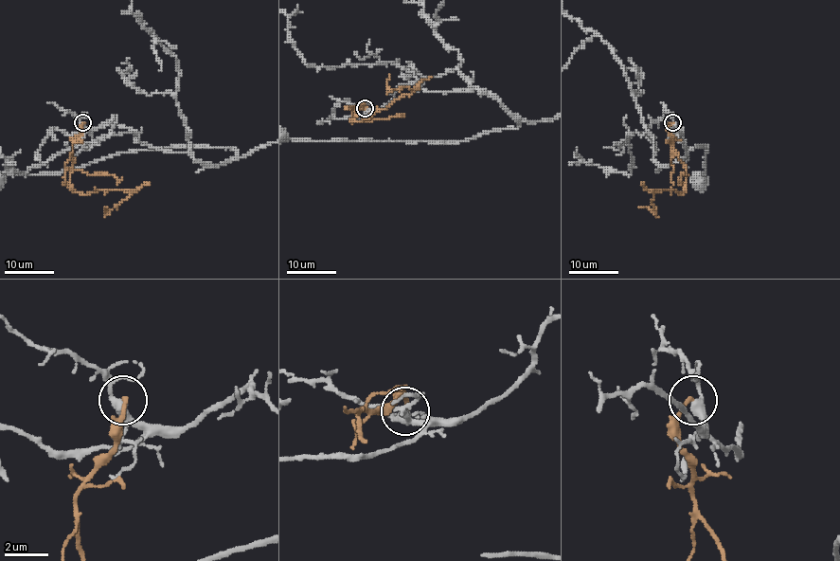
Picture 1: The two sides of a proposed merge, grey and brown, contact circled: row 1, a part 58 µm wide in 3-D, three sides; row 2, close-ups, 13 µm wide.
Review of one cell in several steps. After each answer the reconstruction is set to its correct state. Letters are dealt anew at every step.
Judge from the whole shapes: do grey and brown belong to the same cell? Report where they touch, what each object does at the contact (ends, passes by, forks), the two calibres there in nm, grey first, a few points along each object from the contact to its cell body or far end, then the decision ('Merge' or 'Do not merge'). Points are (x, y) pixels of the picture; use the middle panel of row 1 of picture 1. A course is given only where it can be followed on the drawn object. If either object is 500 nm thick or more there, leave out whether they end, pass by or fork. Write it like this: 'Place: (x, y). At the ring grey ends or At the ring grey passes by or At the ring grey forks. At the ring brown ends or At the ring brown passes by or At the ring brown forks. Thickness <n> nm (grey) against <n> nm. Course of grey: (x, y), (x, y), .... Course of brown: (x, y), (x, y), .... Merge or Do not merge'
Place: (365, 108). At the ring grey passes by. At the ring brown ends. Thickness 360 nm (grey) against 180 nm. Course of grey: (365, 108), (380, 110), (402, 84), (419, 82), (427, 91), (483, 90), (520, 124), (461, 141). Course of brown: (365, 108), (354, 108), (354, 122), (412, 91), (389, 88), (389, 75). Do not merge

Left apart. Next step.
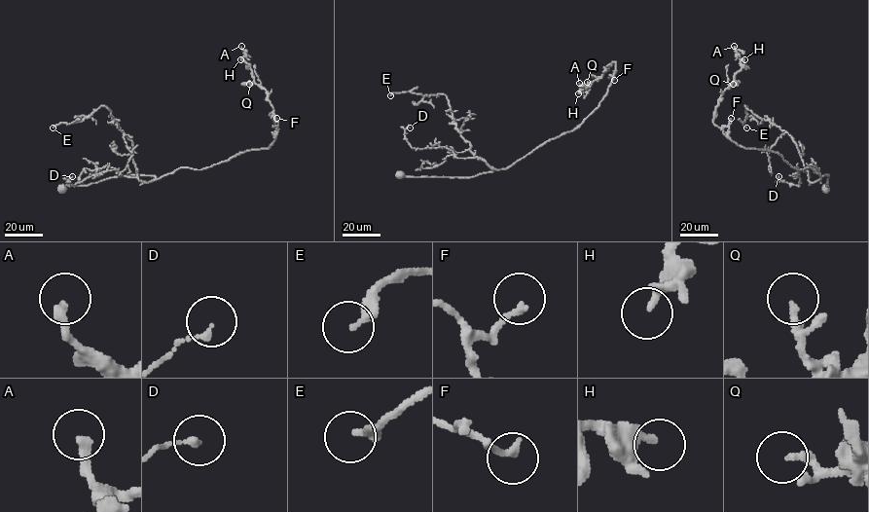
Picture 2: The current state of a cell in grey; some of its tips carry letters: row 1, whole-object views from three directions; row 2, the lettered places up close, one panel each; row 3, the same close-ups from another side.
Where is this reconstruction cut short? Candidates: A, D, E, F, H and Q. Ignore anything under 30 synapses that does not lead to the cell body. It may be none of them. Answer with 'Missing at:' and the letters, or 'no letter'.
Missing at: A, E

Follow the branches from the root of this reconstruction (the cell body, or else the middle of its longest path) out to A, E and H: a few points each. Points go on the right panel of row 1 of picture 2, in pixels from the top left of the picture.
A: (826, 189), (828, 175), (819, 180), (778, 152), (739, 146), (712, 122), (742, 68), (734, 46)
E: (826, 189), (828, 175), (813, 182), (809, 181), (793, 138), (744, 106), (746, 118), (742, 124), (746, 128)
H: (826, 189), (828, 175), (819, 180), (814, 169), (797, 169), (778, 152), (739, 146), (712, 122), (744, 59)

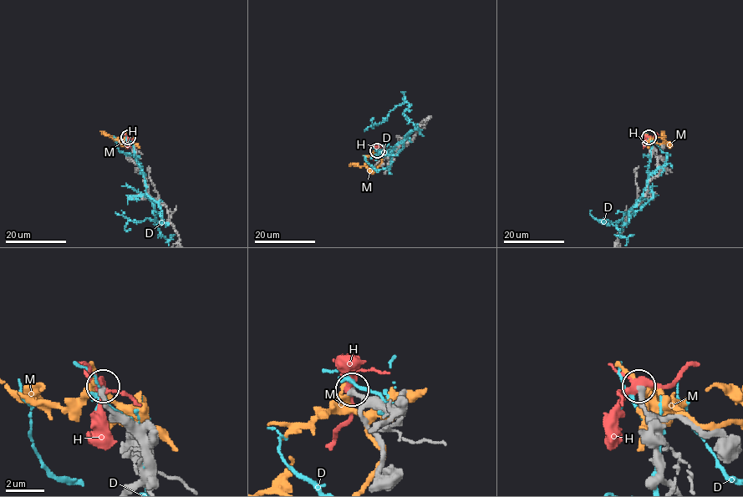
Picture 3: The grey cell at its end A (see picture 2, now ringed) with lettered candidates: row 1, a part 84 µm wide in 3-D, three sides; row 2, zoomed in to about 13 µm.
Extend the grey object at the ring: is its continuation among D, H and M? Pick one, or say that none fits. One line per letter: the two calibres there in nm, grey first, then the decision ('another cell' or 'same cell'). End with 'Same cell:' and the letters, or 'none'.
D: 360 nm thick on the grey side, 170 nm on the other; another cell
H: 320 nm thick on the grey side, 320 nm on the other; another cell
M: 320 nm thick on the grey side, 320 nm on the other; another cell
Same cell: none

